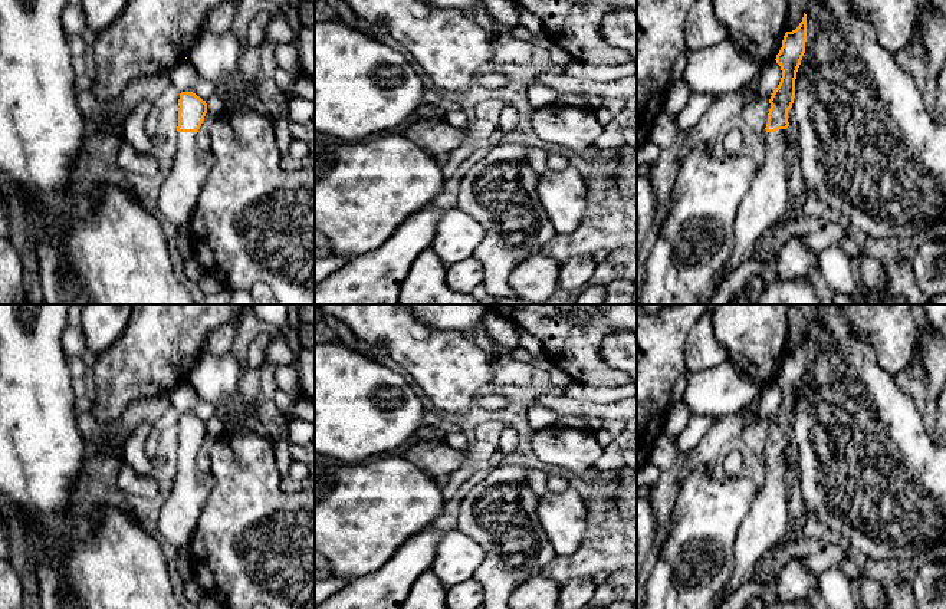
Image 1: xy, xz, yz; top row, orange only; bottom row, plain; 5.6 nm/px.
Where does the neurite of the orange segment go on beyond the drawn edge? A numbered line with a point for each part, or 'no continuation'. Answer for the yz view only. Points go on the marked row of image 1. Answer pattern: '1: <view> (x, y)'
1: yz (767, 200)

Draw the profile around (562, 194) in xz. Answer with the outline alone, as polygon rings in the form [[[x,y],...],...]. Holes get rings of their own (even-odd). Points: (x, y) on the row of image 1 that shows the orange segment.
[[[578,168],[548,169],[539,175],[538,194],[556,234],[572,233],[587,210],[588,182]]]

